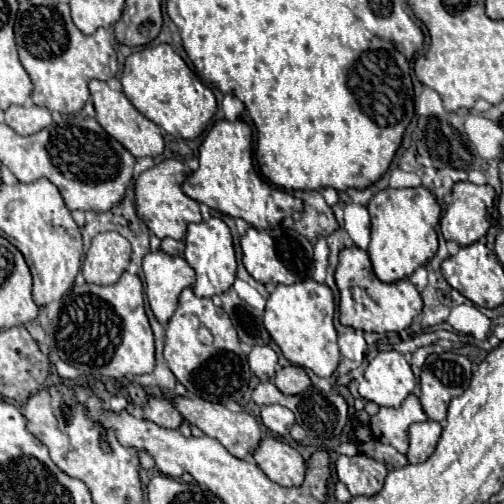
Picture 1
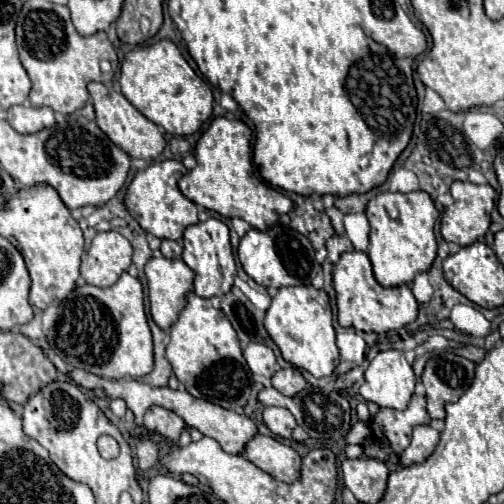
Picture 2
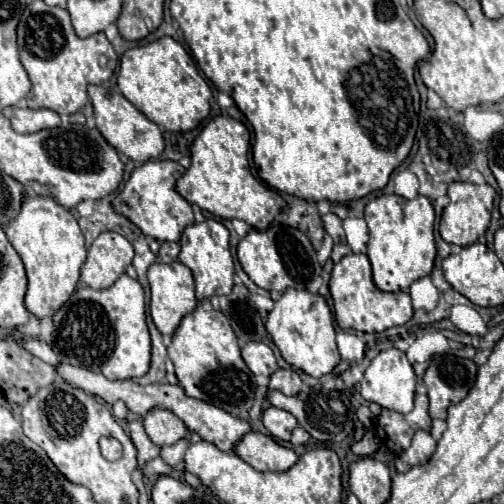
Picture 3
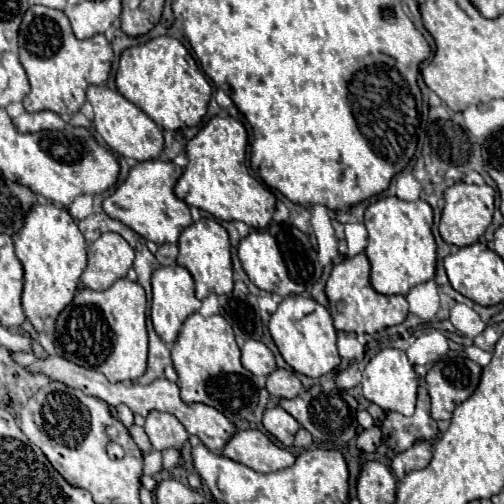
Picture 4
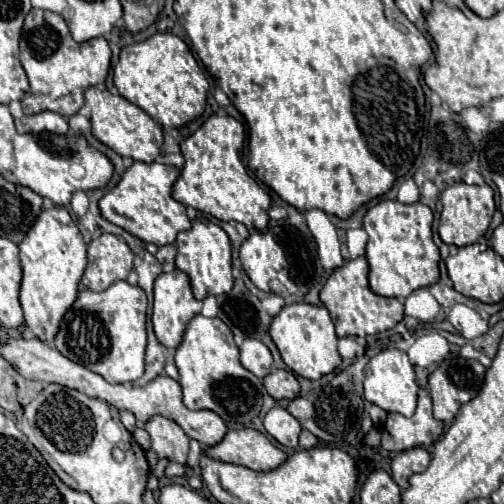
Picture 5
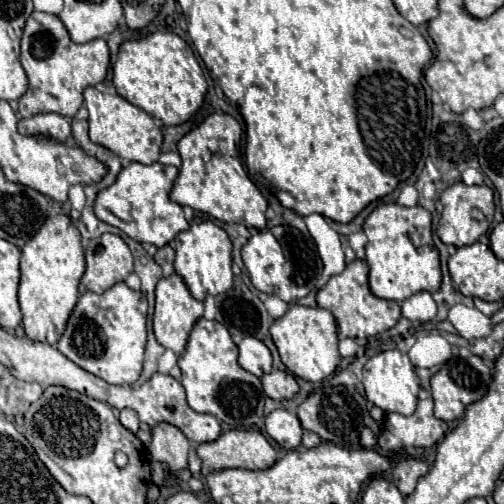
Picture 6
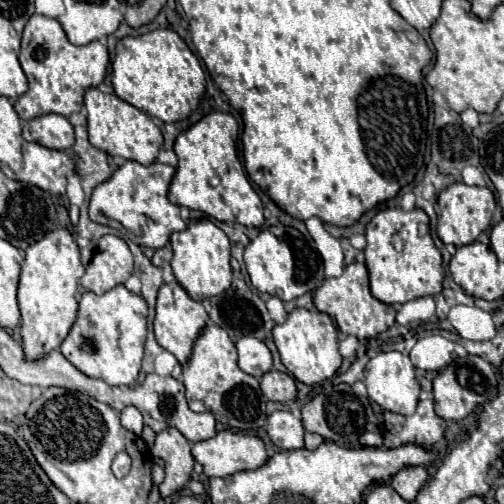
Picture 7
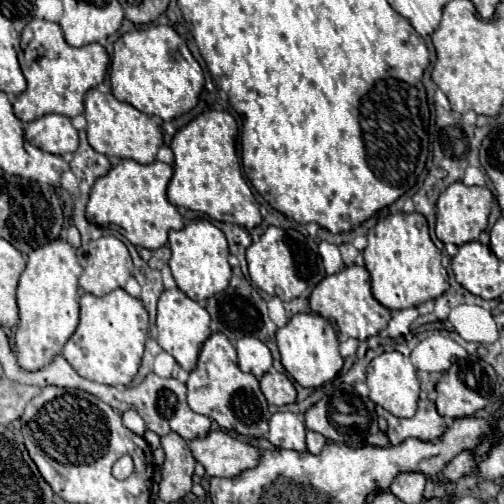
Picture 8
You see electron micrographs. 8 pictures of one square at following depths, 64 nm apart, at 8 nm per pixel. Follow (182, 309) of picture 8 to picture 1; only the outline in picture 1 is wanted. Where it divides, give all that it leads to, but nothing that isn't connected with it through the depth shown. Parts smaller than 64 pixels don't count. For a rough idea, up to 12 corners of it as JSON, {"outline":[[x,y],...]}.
{"outline":[[162,250],[142,260],[148,304],[166,324],[180,292],[194,284],[182,256]]}

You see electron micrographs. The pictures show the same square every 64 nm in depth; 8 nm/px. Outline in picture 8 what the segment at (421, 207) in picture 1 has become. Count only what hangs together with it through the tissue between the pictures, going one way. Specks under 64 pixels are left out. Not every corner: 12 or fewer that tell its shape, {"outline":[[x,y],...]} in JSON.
{"outline":[[422,214],[368,230],[372,294],[390,310],[434,300],[448,272]]}

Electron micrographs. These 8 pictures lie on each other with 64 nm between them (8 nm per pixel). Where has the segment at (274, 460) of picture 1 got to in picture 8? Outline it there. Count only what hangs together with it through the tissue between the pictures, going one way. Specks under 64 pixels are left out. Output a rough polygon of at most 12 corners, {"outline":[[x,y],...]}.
{"outline":[[224,430],[188,446],[208,476],[232,478],[260,460]]}

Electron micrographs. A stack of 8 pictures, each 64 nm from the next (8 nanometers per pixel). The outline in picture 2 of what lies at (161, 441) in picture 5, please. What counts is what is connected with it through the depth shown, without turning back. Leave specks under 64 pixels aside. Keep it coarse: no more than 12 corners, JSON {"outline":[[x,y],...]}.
{"outline":[[150,406],[144,426],[170,440],[180,438],[184,420],[172,410]]}

